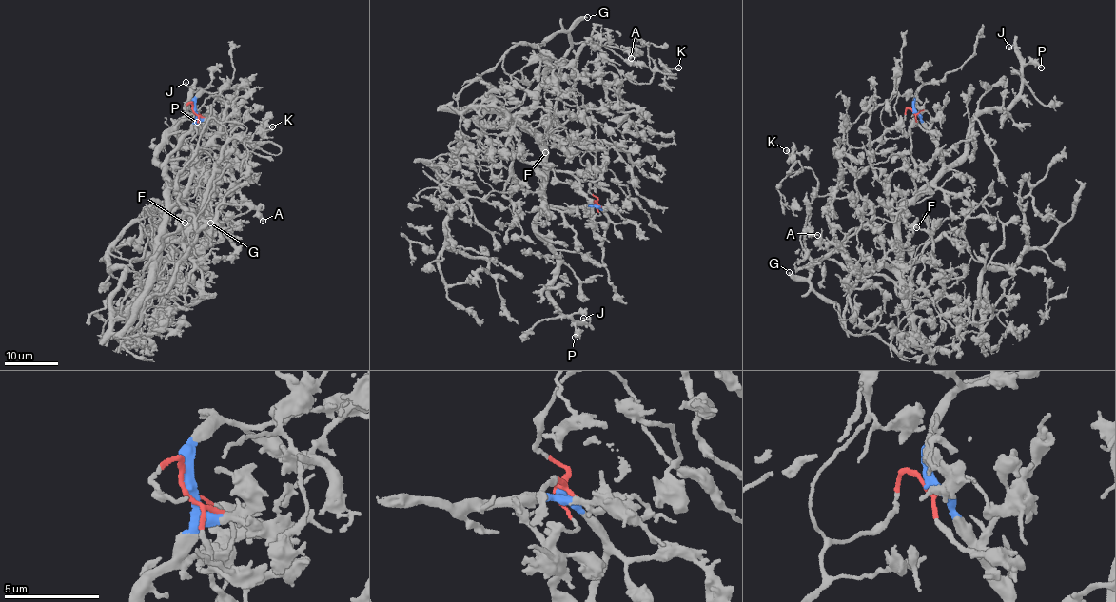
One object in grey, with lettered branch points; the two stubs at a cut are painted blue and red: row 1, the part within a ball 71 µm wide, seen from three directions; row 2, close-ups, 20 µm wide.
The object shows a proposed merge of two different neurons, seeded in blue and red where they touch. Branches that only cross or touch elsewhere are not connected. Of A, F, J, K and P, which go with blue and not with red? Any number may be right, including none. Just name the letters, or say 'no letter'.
A, F, J, P

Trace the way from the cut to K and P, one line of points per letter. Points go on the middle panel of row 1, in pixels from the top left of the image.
K: (595, 203), (587, 119), (555, 110), (573, 43), (597, 44), (636, 84), (650, 60), (678, 67)
P: (595, 203), (581, 208), (543, 208), (537, 227), (556, 260), (549, 291), (552, 301), (575, 324), (575, 337)

